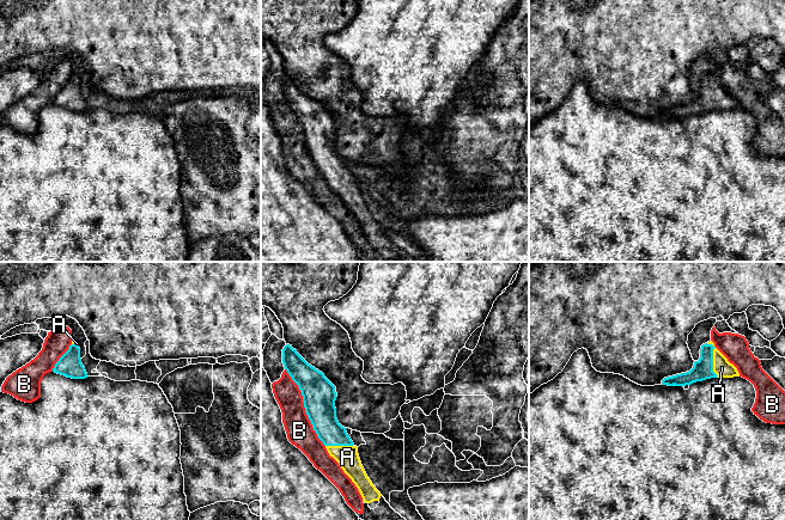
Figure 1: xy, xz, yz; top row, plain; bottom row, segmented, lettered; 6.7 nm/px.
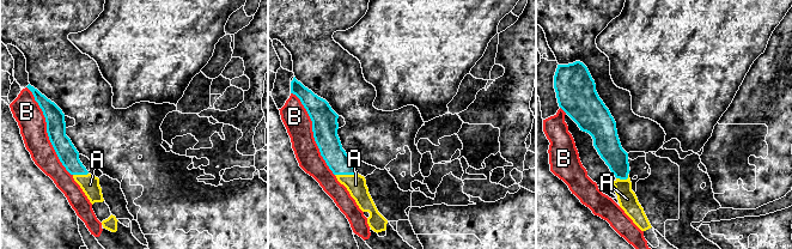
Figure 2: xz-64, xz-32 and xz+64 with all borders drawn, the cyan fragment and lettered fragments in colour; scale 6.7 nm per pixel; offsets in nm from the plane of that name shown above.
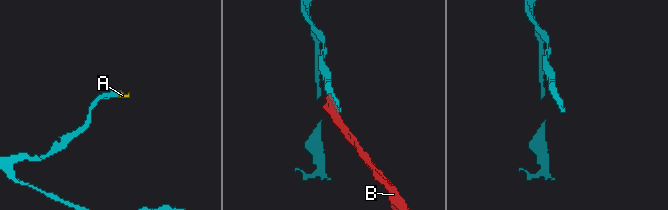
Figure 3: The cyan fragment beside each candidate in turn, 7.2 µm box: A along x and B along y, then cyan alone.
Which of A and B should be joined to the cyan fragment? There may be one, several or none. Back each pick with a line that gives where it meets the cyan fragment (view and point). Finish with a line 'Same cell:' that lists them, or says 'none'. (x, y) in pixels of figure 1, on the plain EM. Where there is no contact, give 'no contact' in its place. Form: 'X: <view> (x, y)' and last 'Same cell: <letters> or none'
A: yz (712, 91)
Same cell: A

